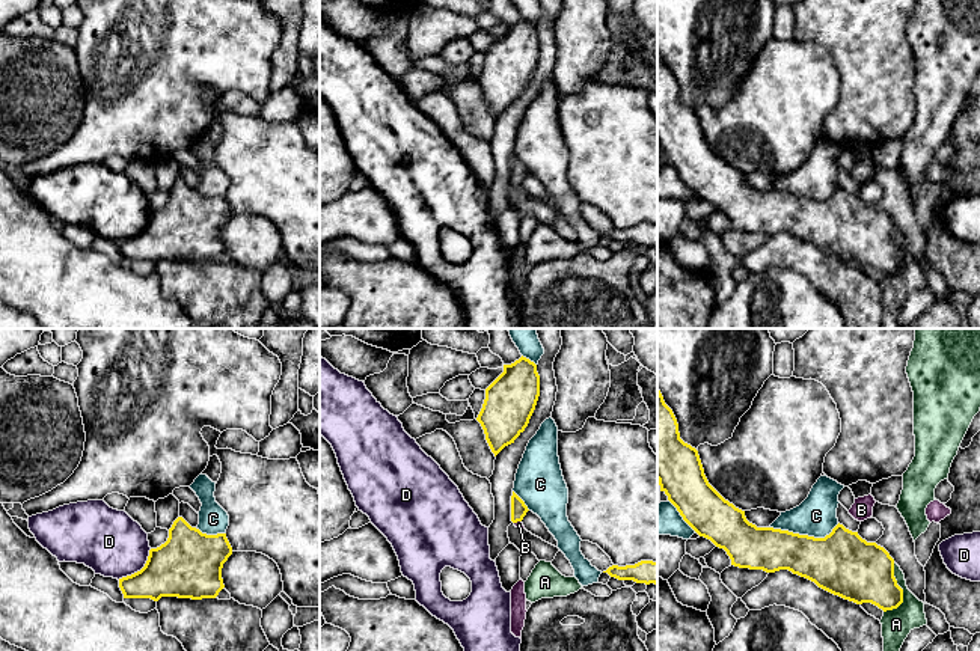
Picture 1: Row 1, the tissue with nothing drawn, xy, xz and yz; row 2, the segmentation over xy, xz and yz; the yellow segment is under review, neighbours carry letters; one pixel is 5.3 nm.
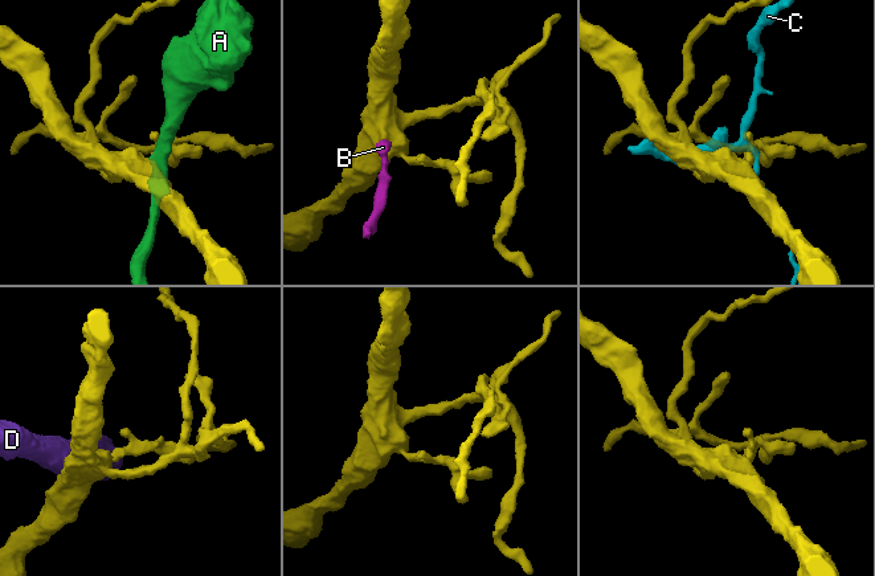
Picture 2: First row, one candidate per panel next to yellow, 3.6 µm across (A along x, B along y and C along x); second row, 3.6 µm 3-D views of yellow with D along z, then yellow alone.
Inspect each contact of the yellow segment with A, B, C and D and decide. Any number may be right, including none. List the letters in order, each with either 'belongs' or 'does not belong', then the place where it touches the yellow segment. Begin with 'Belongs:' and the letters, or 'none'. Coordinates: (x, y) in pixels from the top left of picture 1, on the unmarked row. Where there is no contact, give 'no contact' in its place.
Belongs: B
A: does not belong; meets yellow in yz at (902, 253)
B: belongs; meets yellow in xz at (517, 183)
C: does not belong; meets yellow in yz at (804, 198)
D: does not belong; meets yellow in xy at (140, 232)

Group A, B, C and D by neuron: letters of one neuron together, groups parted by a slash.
A / B / C / D

